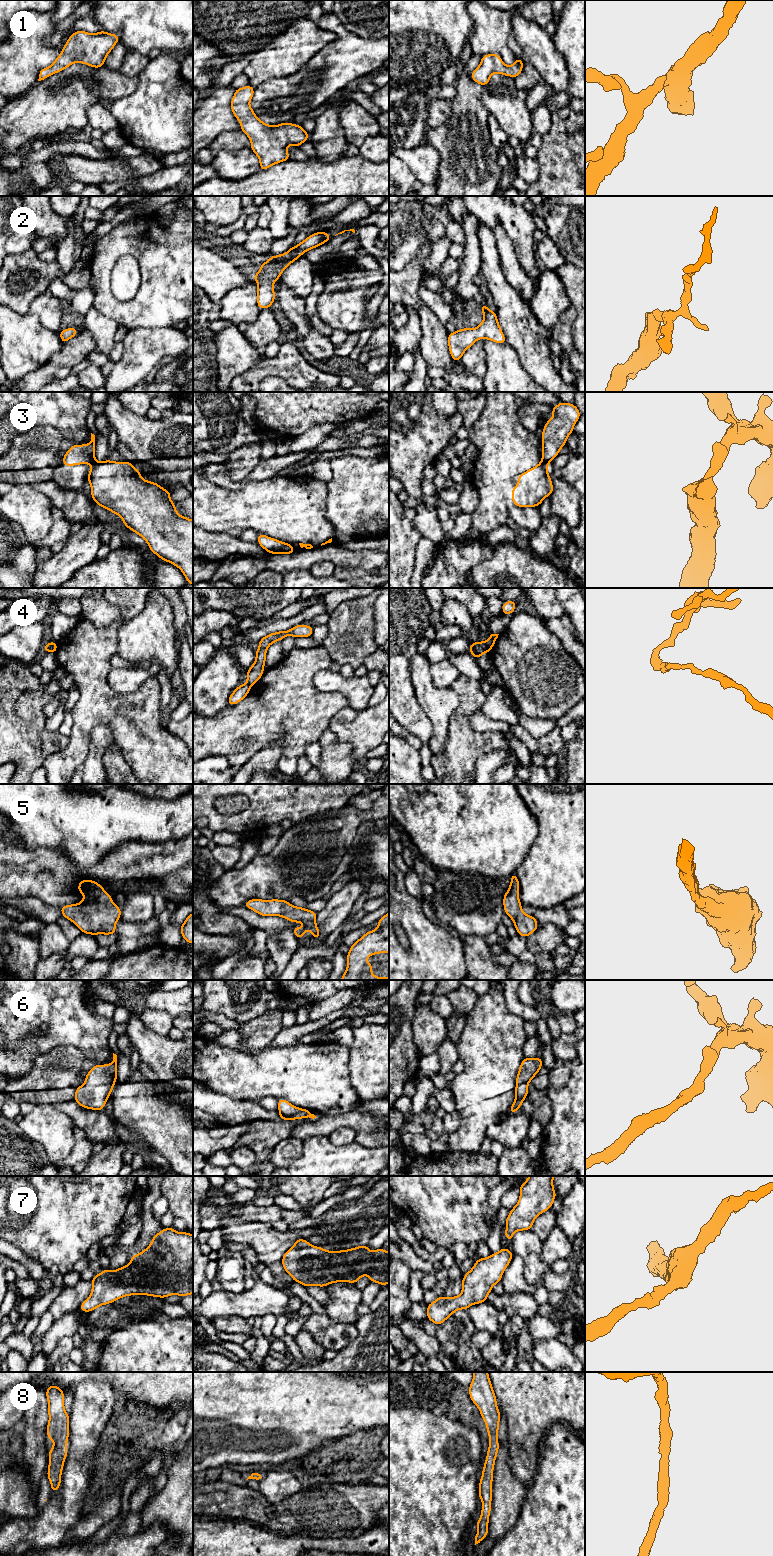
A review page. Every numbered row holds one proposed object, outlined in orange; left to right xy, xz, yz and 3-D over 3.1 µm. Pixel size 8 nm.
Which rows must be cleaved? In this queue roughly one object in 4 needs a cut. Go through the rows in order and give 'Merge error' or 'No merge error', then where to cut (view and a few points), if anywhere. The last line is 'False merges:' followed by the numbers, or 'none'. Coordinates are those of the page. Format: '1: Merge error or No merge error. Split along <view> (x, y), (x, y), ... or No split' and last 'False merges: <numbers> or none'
1: No merge error. No split
2: No merge error. No split
3: Merge error. Split along yz (541, 461), (546, 466)
4: Merge error. Split along yz (484, 642), (486, 651)
5: No merge error. No split
6: No merge error. No split
7: No merge error. No split
8: No merge error. No split
False merges: 3, 4

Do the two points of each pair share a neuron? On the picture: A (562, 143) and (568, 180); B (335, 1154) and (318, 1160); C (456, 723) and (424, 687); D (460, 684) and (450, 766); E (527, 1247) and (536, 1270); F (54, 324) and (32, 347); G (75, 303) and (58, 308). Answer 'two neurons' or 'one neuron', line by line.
A: one neuron
B: one neuron
C: two neurons
D: one neuron
E: one neuron
F: two neurons
G: two neurons

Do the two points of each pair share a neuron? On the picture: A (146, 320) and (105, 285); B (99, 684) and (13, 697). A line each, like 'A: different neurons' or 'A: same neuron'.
A: same neuron
B: different neurons

